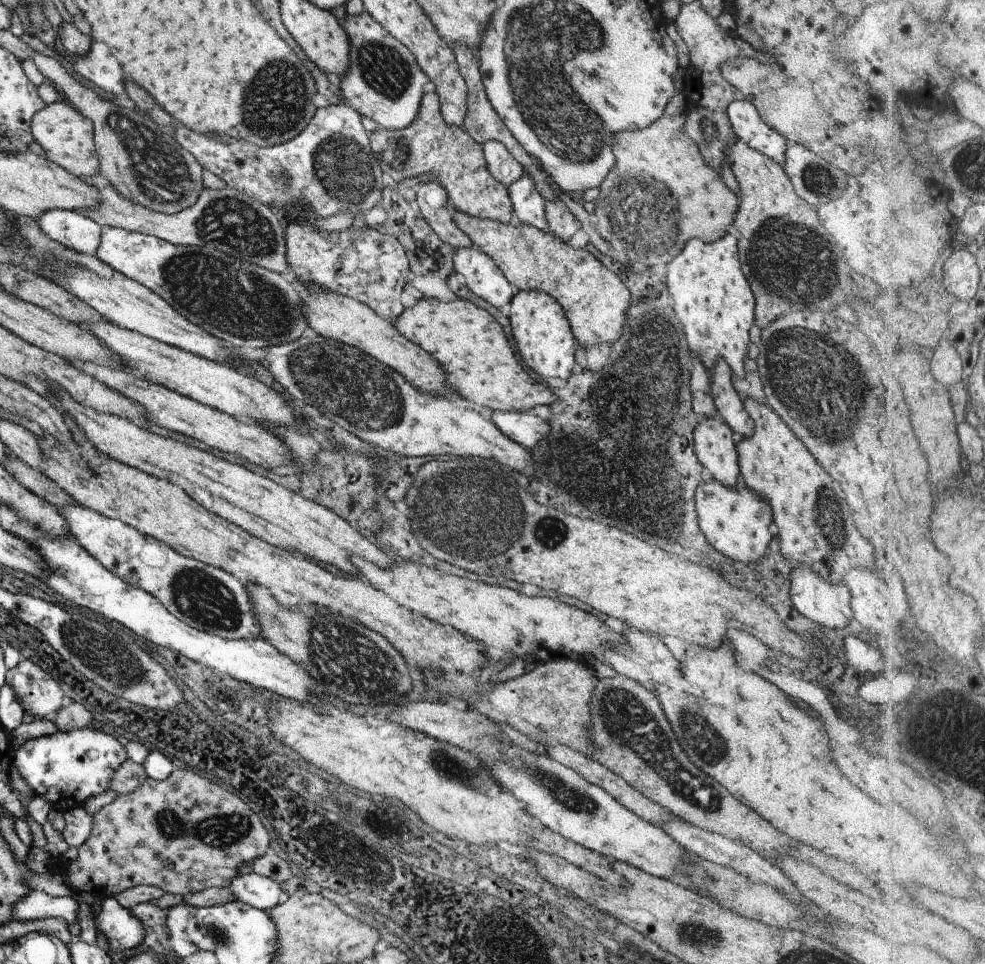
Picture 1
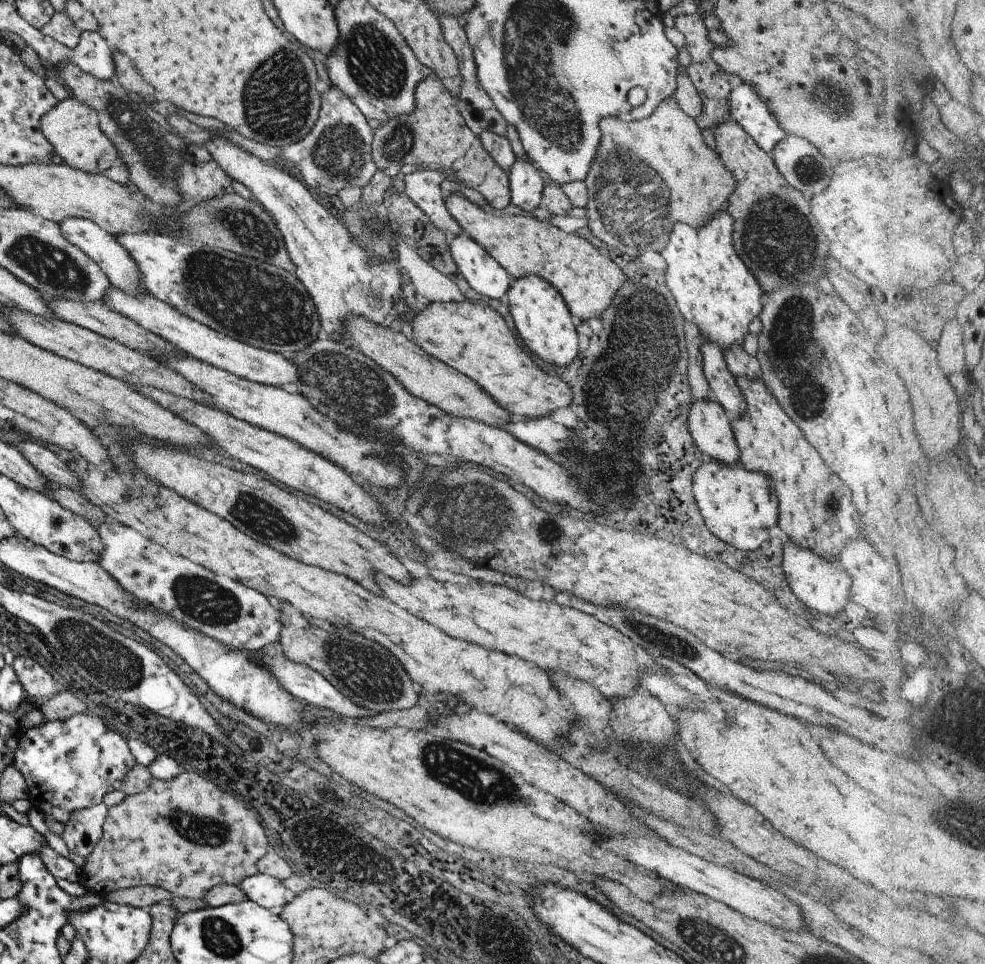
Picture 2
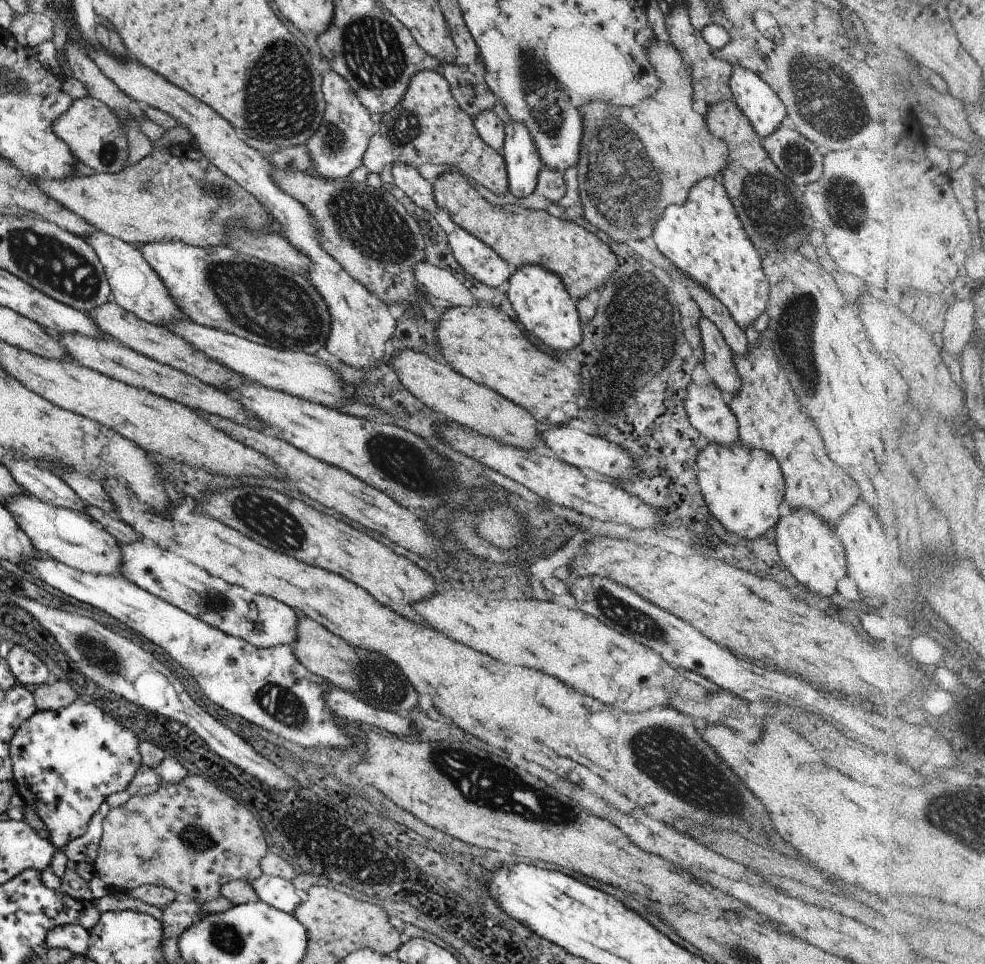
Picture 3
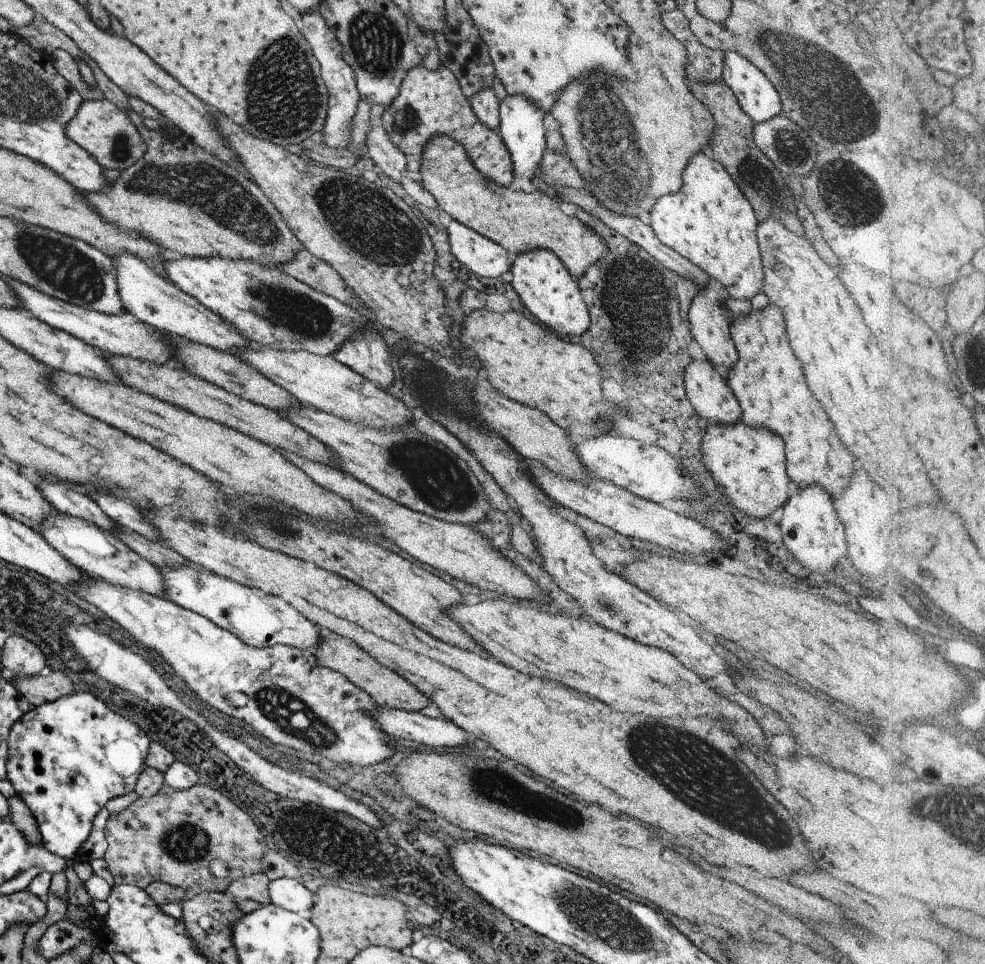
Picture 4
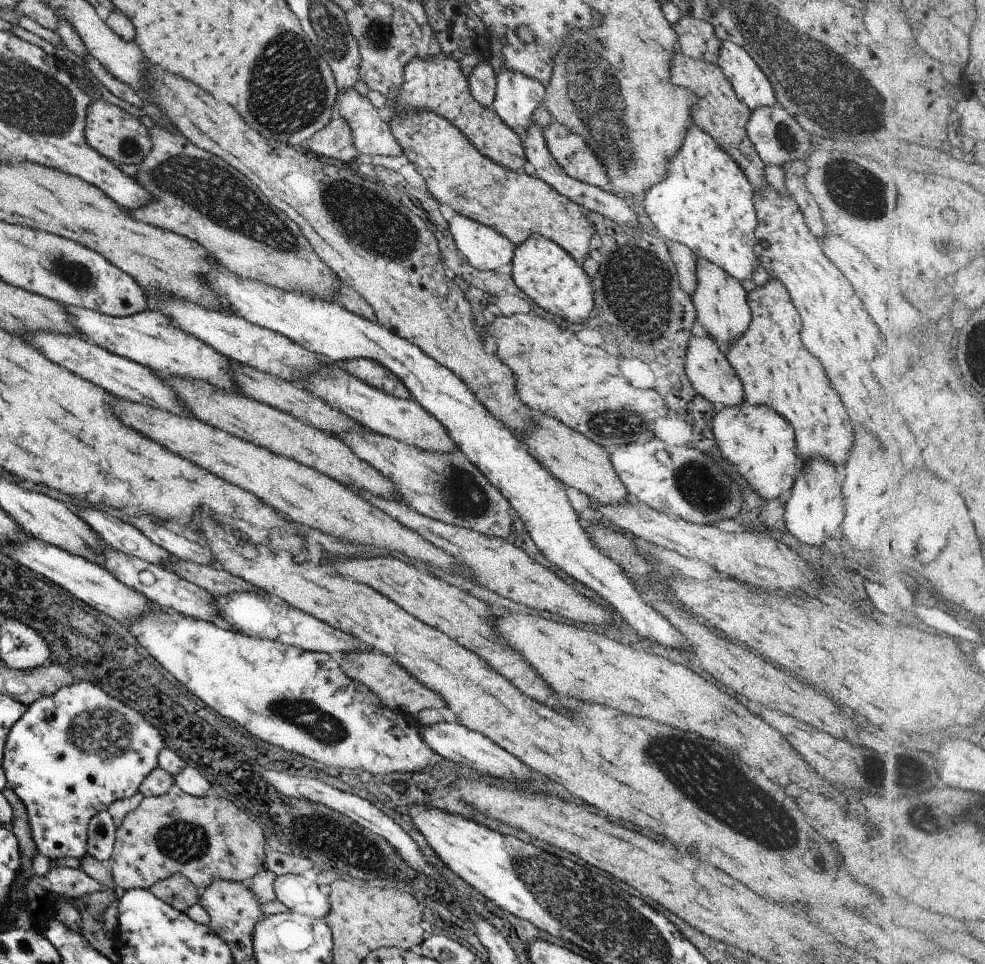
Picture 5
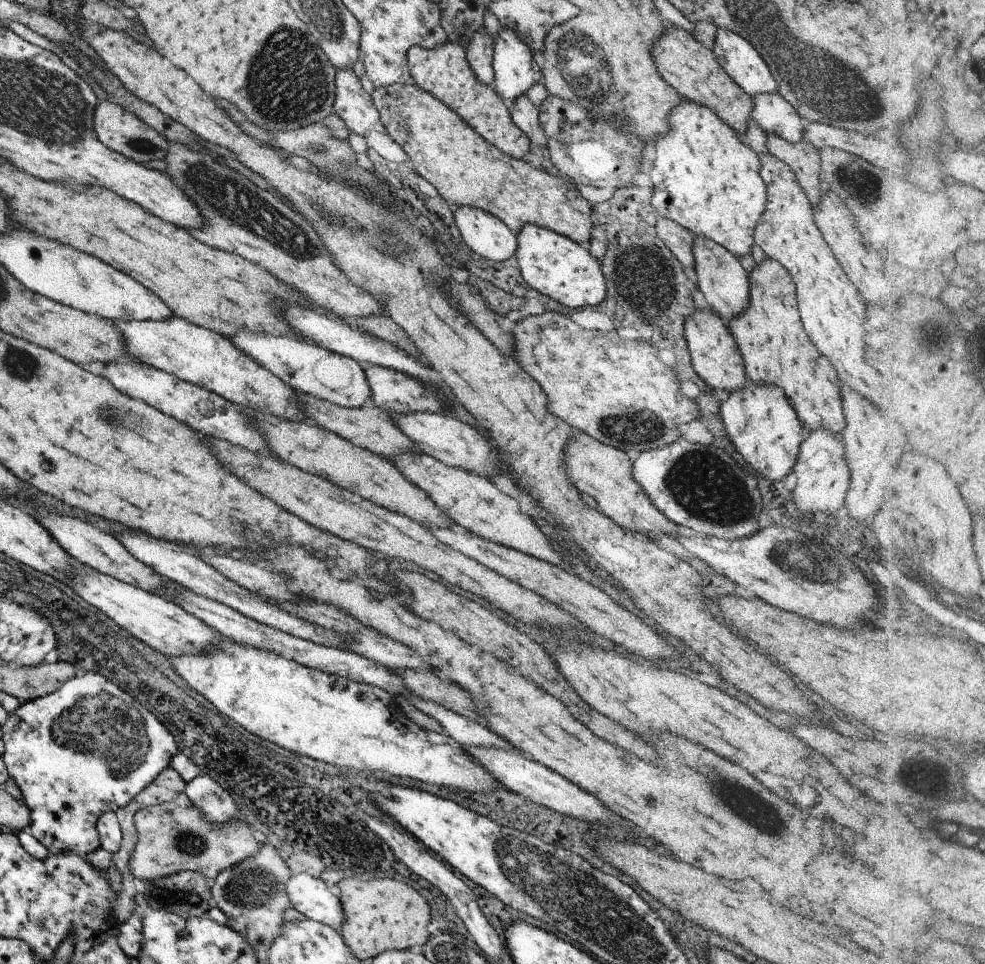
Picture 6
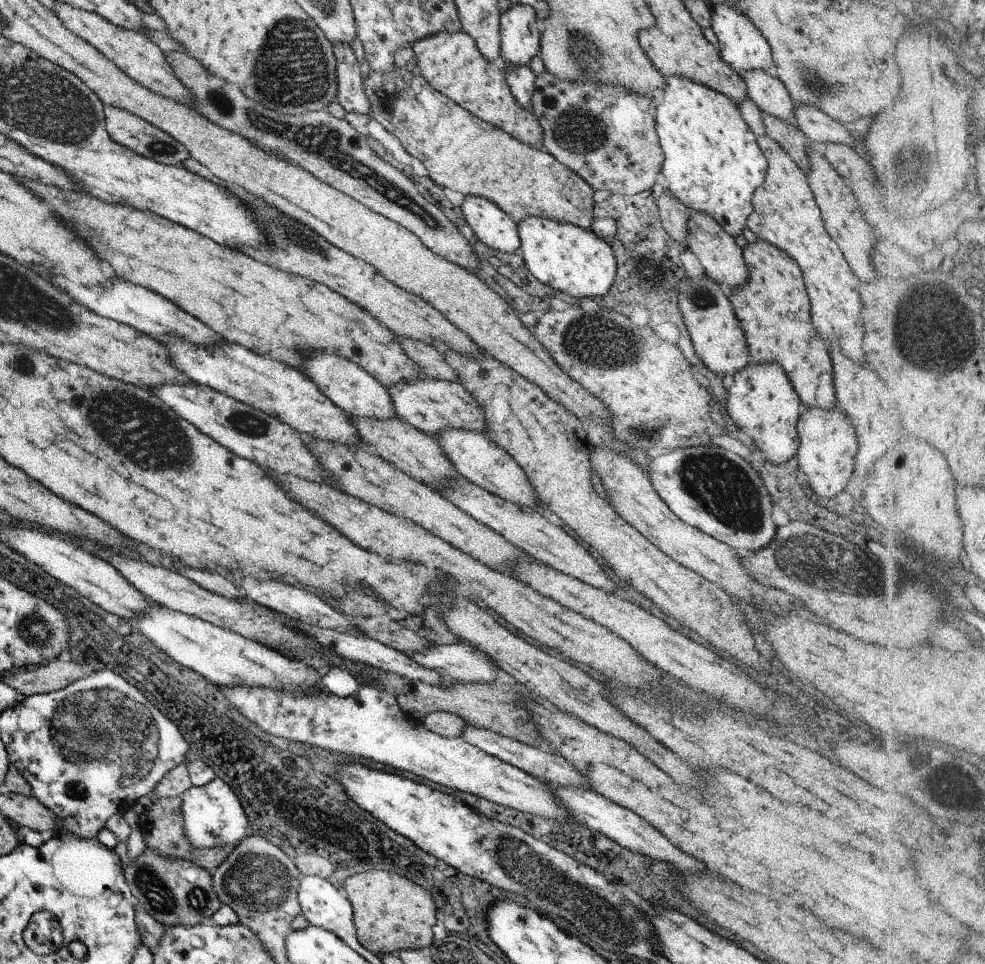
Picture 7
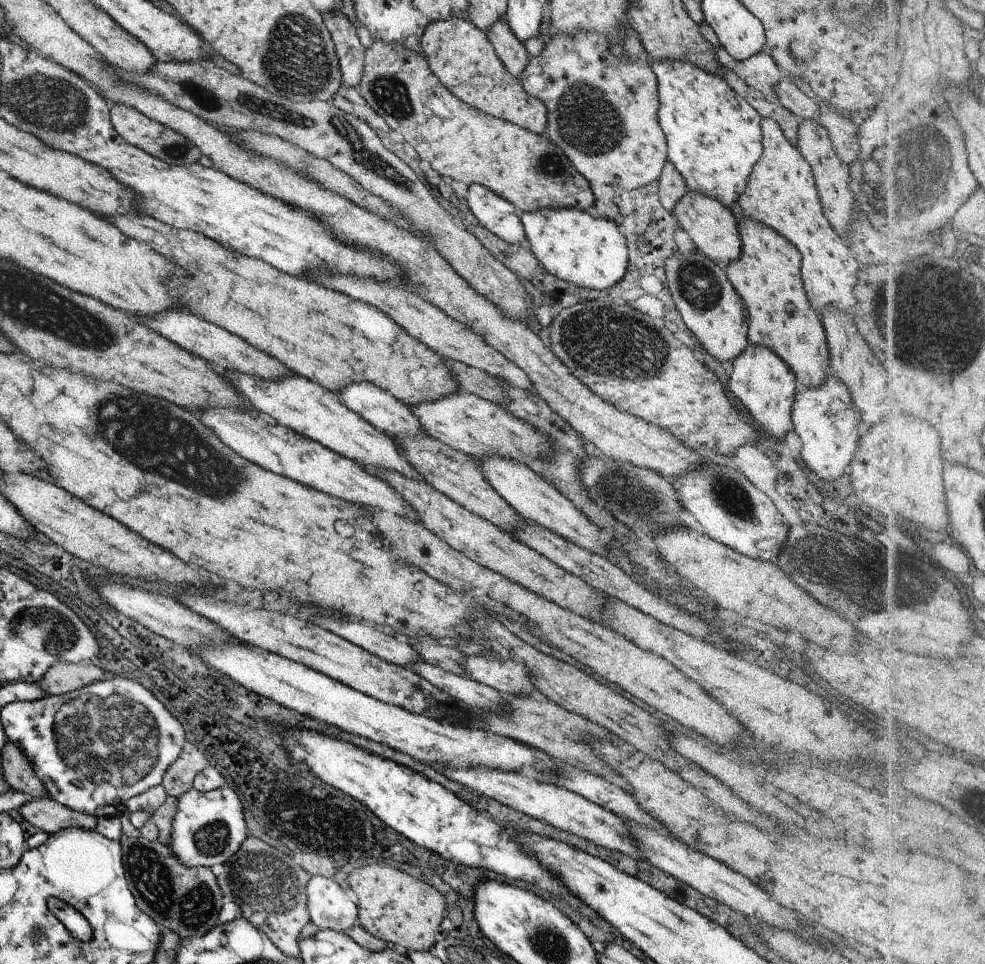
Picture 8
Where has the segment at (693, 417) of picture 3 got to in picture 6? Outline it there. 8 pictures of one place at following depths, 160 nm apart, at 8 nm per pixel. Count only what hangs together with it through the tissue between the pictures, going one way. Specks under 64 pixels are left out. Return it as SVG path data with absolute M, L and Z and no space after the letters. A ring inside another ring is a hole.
M697 310L685 318L683 337L690 357L690 366L694 374L711 390L721 396L741 389L747 383L744 365L734 339L731 337L727 324L709 310Z

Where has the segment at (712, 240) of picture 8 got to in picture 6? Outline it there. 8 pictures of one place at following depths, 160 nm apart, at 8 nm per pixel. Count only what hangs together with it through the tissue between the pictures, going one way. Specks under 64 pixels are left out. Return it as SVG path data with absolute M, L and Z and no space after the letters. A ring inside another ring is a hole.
M694 237L693 240L694 270L697 275L696 289L701 292L711 312L715 312L719 318L727 320L735 318L747 307L748 300L748 276L741 268L737 258L717 244L701 238Z

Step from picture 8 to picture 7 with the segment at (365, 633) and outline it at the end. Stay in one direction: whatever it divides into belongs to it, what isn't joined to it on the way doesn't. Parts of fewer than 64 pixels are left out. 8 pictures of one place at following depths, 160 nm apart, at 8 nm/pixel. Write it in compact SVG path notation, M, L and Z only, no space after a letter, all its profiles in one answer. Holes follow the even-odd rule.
M243 576L239 582L240 590L243 595L249 600L255 602L257 605L262 605L275 613L287 616L292 620L299 620L317 628L325 628L335 630L335 632L347 632L347 634L358 634L355 624L351 620L347 620L343 613L333 610L331 606L317 598L315 594L303 590L303 588L291 588L287 584L281 582L259 582L251 576Z

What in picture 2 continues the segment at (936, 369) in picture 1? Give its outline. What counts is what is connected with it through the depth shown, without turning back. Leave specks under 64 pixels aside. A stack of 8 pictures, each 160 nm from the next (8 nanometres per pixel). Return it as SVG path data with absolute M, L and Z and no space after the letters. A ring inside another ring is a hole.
M953 316L945 322L945 331L941 340L936 342L939 362L946 374L953 372L967 373L965 365L965 340L957 318Z

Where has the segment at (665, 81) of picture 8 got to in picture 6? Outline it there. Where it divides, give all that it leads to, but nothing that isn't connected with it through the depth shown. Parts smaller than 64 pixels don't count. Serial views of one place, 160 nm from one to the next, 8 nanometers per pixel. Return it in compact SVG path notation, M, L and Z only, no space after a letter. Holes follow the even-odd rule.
M682 100L677 108L669 110L667 122L669 132L657 138L653 164L648 173L652 184L649 206L661 218L685 228L693 237L701 236L721 246L737 260L740 256L751 254L753 228L765 204L765 186L759 177L758 156L729 126L717 120L713 110L697 106L689 100Z

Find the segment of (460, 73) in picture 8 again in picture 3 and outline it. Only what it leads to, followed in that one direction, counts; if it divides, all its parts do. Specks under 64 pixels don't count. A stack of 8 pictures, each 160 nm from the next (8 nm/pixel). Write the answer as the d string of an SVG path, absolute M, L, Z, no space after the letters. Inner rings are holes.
M439 70L416 72L401 100L388 113L383 113L375 134L369 137L362 156L362 164L368 172L378 174L385 164L393 162L407 163L415 168L425 162L449 164L493 194L502 195L508 190L504 158L479 138L472 118L459 108Z

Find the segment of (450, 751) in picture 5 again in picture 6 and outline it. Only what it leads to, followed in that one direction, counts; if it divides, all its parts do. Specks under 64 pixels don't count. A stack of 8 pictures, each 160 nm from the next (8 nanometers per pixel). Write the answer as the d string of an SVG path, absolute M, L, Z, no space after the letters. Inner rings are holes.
M463 744L461 750L469 758L473 758L473 762L483 766L499 782L500 786L524 798L529 798L535 804L541 804L549 810L555 810L555 812L571 816L571 818L579 818L579 820L587 820L587 822L601 822L601 824L619 824L621 828L627 828L625 820L621 820L617 814L613 814L611 810L601 806L591 794L579 790L577 786L573 786L571 782L567 782L539 762L524 758L513 750L503 750L503 748L493 748L493 746L485 748L485 746L465 746Z

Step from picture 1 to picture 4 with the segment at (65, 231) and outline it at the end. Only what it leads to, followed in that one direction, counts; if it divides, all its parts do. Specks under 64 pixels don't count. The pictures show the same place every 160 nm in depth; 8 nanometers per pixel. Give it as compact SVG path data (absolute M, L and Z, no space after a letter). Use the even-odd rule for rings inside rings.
M123 253L113 259L113 264L116 268L116 285L123 310L132 314L138 321L175 338L210 346L233 355L246 347L255 346L255 342L248 341L237 329L228 326L221 317L206 309L200 302L196 302L192 296L178 289L171 281L155 274L137 256Z

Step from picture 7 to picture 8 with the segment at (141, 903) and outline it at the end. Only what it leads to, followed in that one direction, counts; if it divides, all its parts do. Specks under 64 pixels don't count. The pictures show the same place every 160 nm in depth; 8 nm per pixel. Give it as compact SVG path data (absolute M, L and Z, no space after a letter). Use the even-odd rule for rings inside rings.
M121 835L118 842L129 893L139 910L159 928L175 932L181 940L205 935L217 925L224 900L211 868L183 866L168 846L149 842L140 835L135 839Z

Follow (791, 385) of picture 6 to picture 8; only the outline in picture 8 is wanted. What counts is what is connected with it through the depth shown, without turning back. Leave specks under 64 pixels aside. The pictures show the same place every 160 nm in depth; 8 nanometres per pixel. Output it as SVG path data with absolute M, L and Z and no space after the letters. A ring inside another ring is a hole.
M742 217L737 228L741 254L737 260L727 264L724 274L746 309L746 342L772 350L789 367L798 386L807 388L819 386L829 372L828 348L822 324L819 322L820 318L815 316L813 308L809 305L801 283L800 254L793 244L789 244L775 230L759 222L753 222L751 218Z

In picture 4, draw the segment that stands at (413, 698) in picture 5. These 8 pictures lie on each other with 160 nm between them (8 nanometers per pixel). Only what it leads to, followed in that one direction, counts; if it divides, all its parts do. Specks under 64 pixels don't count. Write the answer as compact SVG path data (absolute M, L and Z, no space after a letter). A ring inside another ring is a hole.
M321 632L320 640L313 650L317 664L330 668L342 674L351 684L366 692L379 707L387 709L403 709L406 711L420 711L429 704L421 692L417 692L412 684L409 684L402 676L379 664L371 658L361 647L358 647L348 638L333 634L331 632Z

